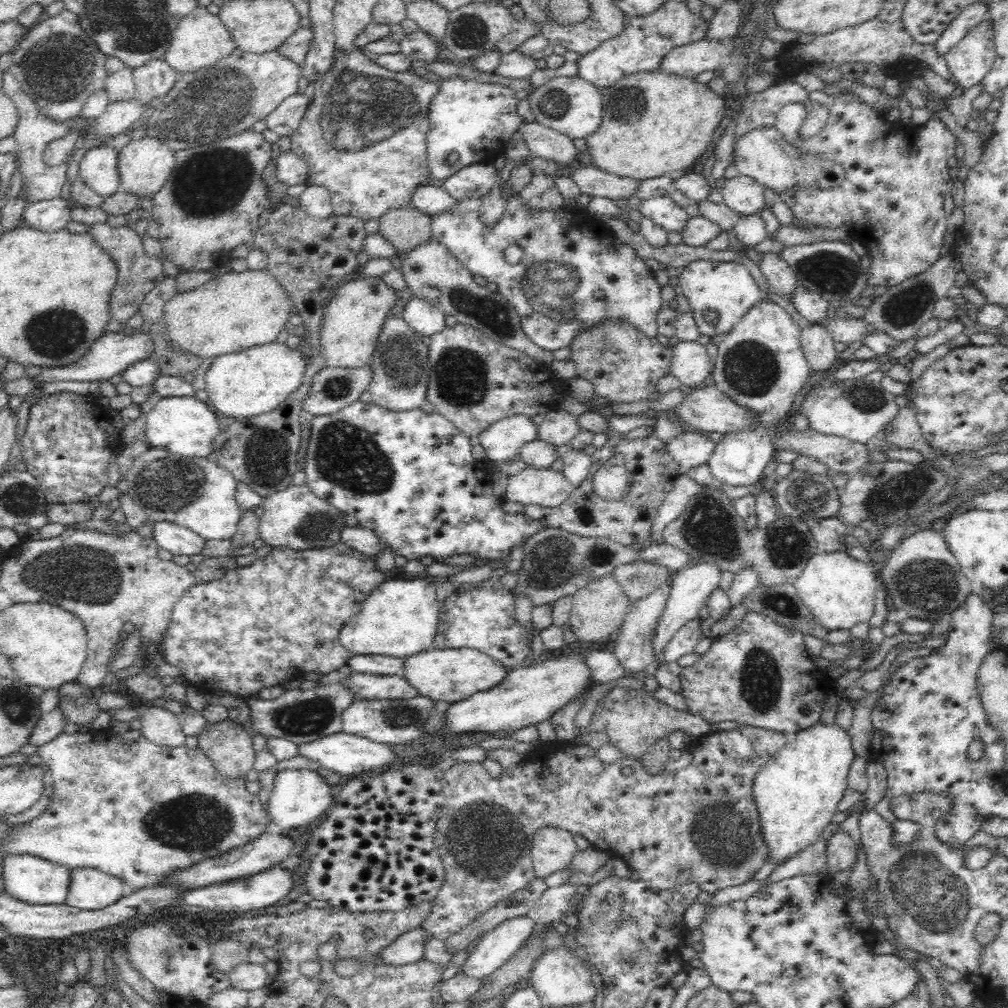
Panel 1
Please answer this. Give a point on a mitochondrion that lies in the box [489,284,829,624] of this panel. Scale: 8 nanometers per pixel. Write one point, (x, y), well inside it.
(708, 528)

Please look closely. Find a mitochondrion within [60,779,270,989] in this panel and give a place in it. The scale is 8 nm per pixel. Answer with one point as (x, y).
(193, 822)

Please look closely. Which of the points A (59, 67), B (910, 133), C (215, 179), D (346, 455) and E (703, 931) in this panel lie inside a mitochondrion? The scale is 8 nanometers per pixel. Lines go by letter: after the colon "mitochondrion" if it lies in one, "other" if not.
A: mitochondrion
B: other
C: mitochondrion
D: mitochondrion
E: other

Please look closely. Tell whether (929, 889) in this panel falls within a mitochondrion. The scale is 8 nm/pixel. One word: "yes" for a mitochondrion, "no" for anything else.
yes

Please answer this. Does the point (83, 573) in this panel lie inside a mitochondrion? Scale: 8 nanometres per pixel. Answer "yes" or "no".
yes

